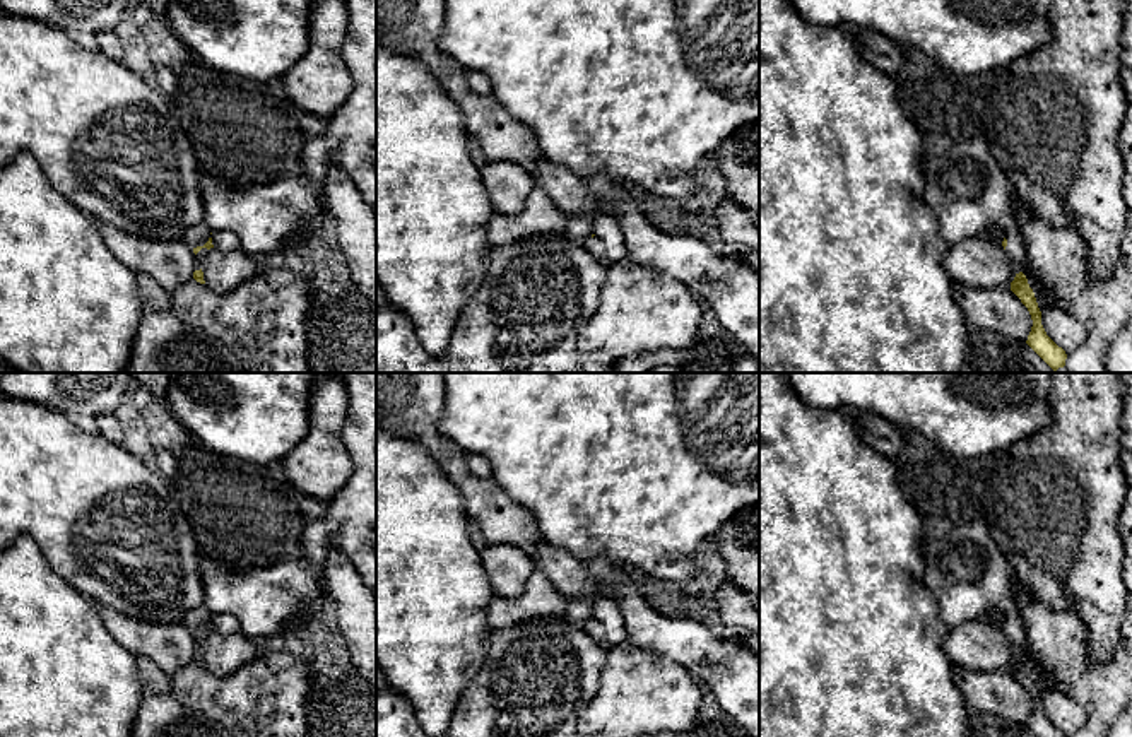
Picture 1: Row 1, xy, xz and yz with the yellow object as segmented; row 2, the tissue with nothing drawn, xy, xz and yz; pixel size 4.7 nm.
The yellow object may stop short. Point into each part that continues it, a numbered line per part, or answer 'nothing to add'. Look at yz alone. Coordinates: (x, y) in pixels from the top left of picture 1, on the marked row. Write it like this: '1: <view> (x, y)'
1: yz (965, 187)

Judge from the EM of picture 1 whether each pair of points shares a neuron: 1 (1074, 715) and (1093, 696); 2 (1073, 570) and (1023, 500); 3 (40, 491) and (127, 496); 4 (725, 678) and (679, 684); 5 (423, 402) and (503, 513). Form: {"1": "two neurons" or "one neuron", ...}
{"1": "two neurons", "2": "one neuron", "3": "one neuron", "4": "two neurons", "5": "one neuron"}

